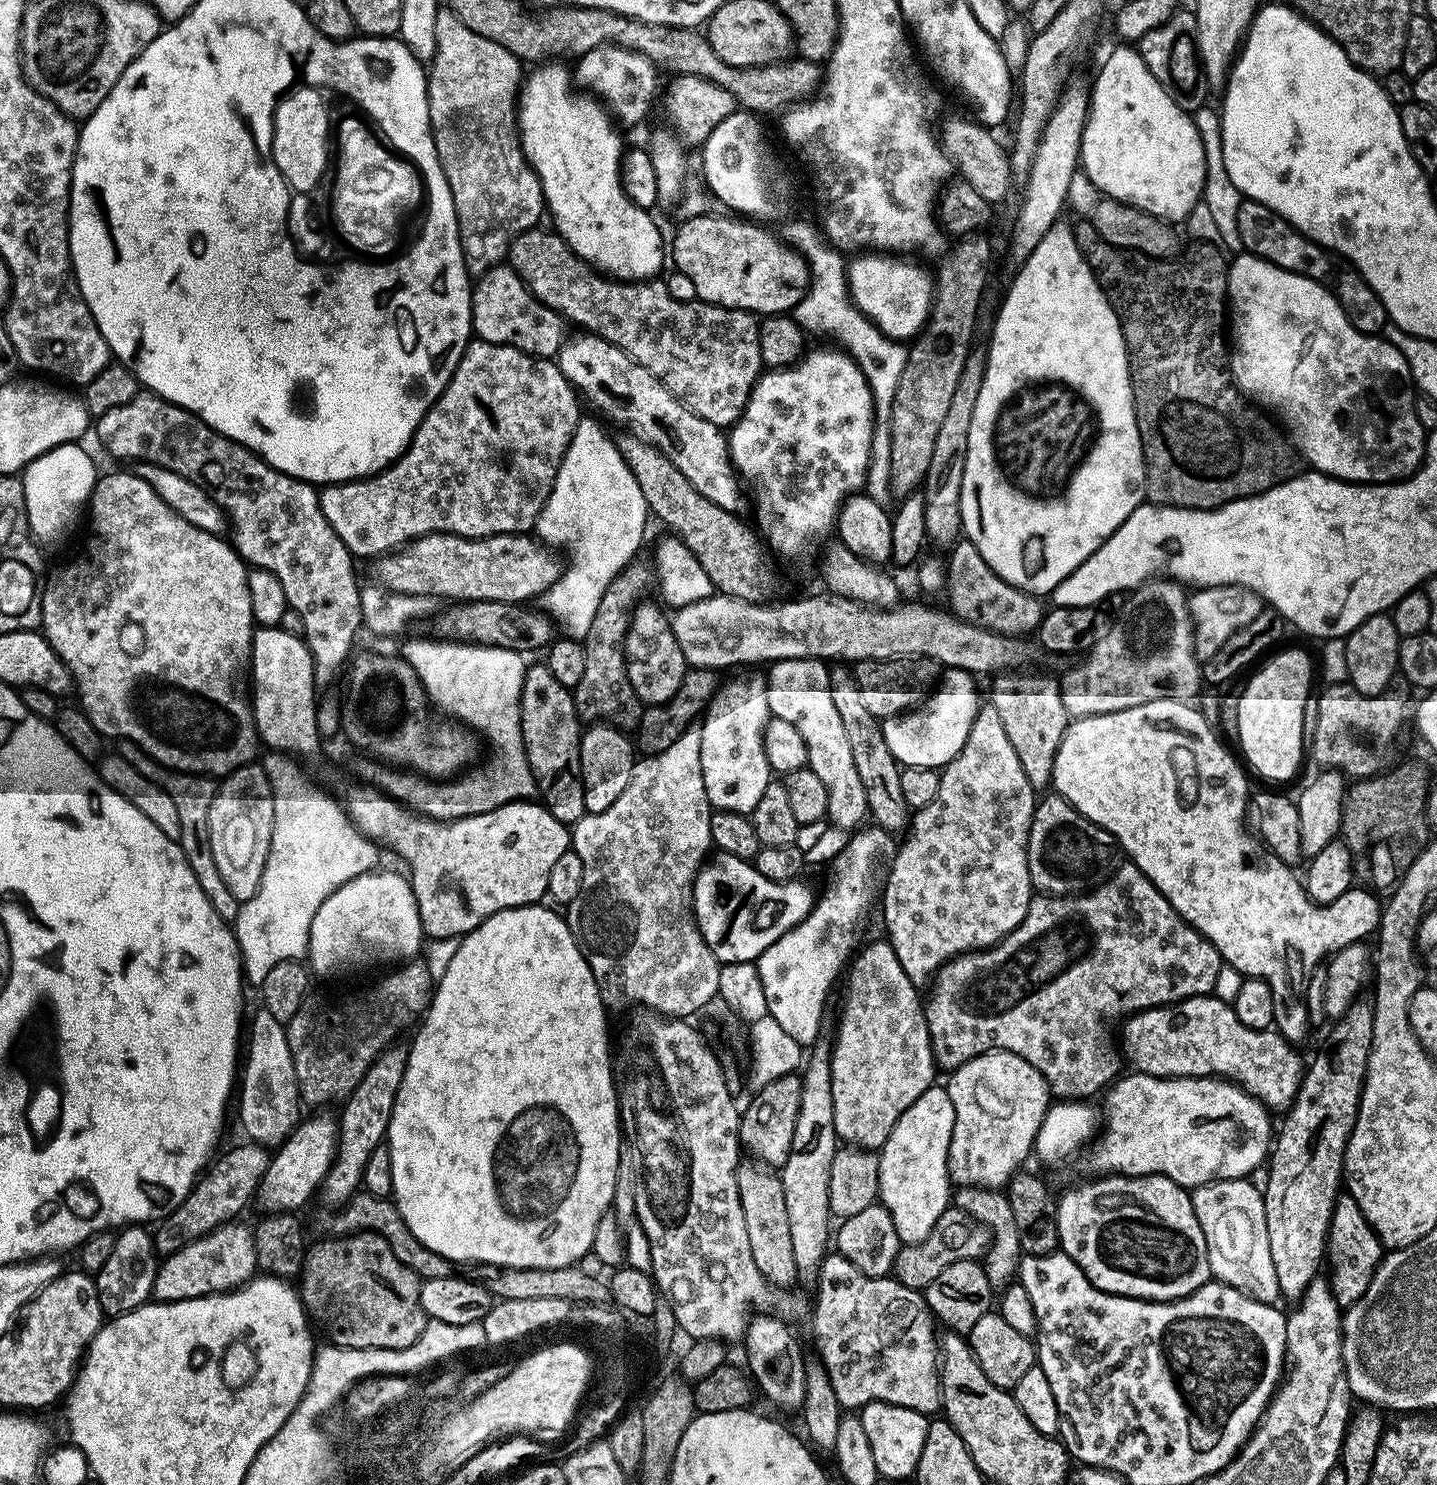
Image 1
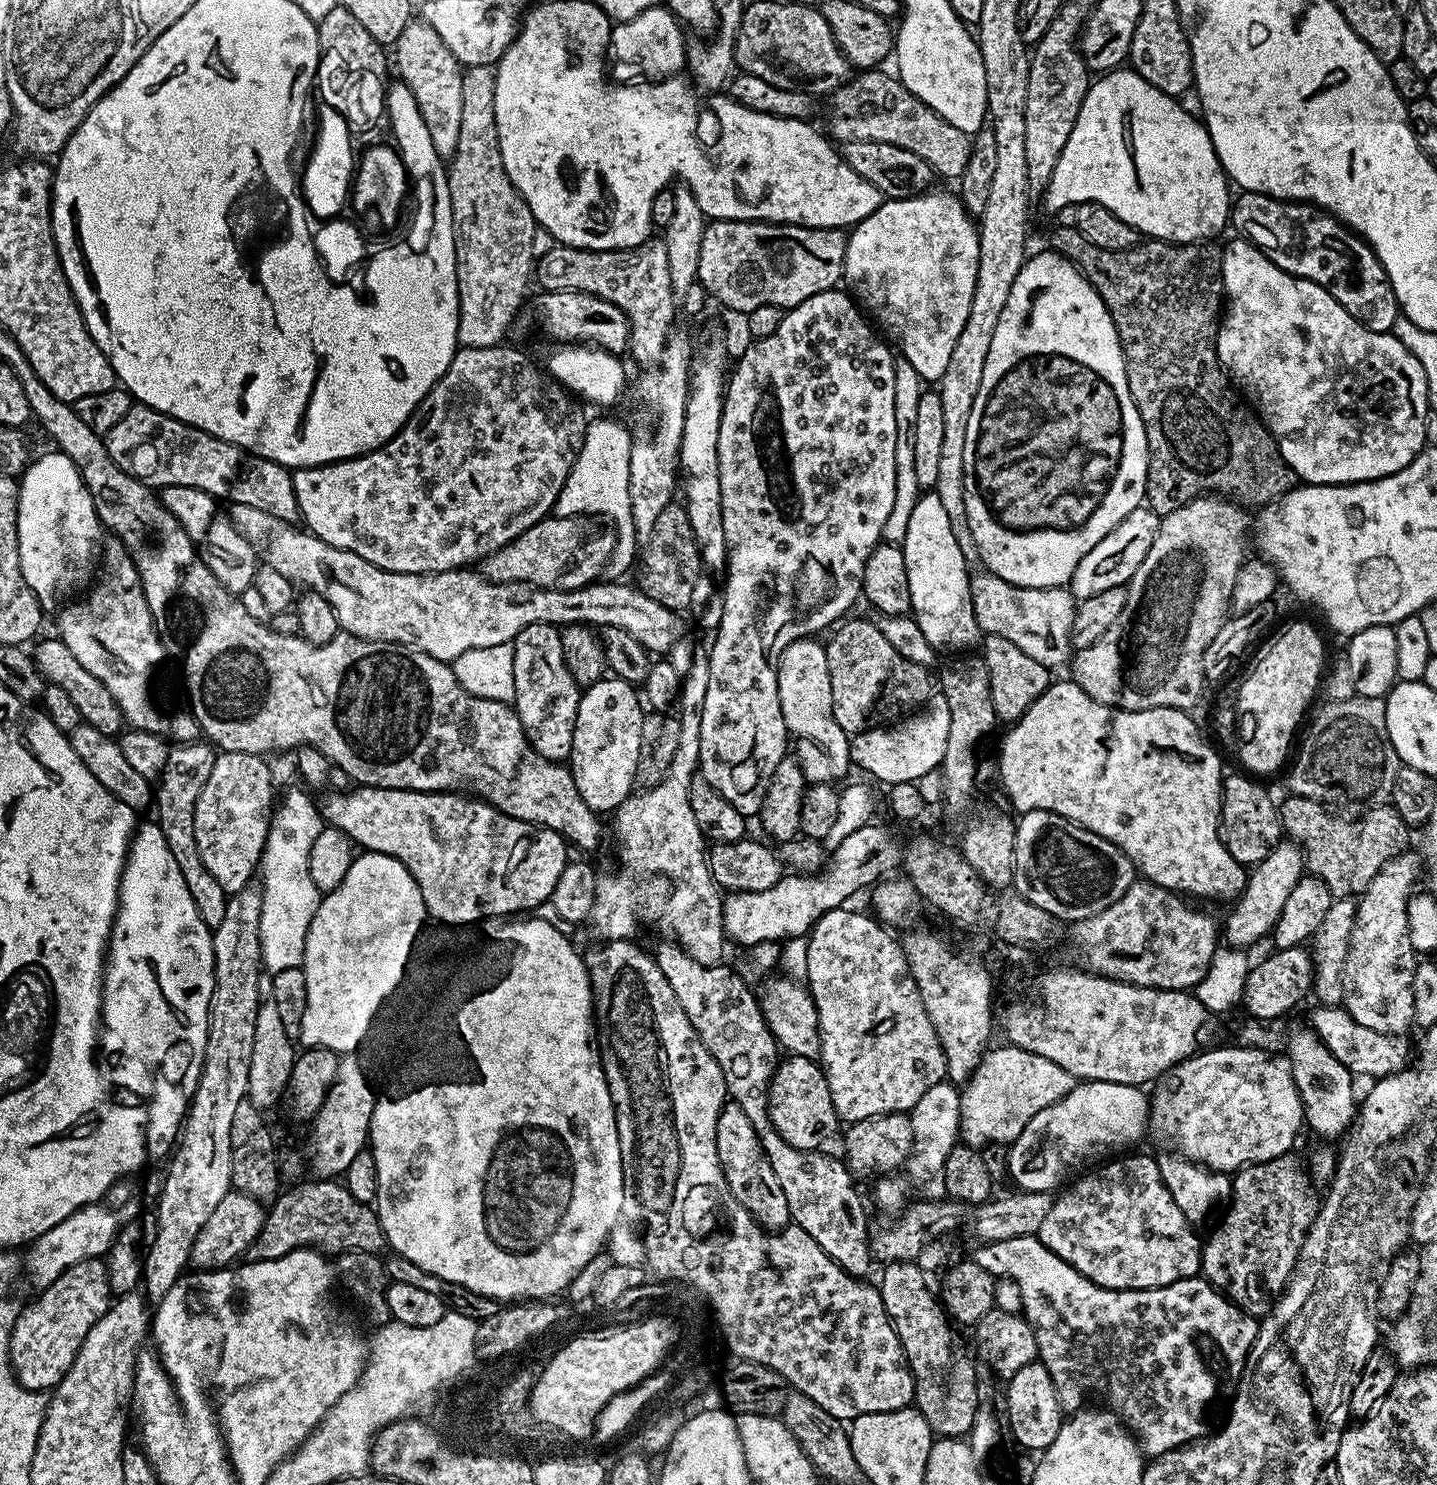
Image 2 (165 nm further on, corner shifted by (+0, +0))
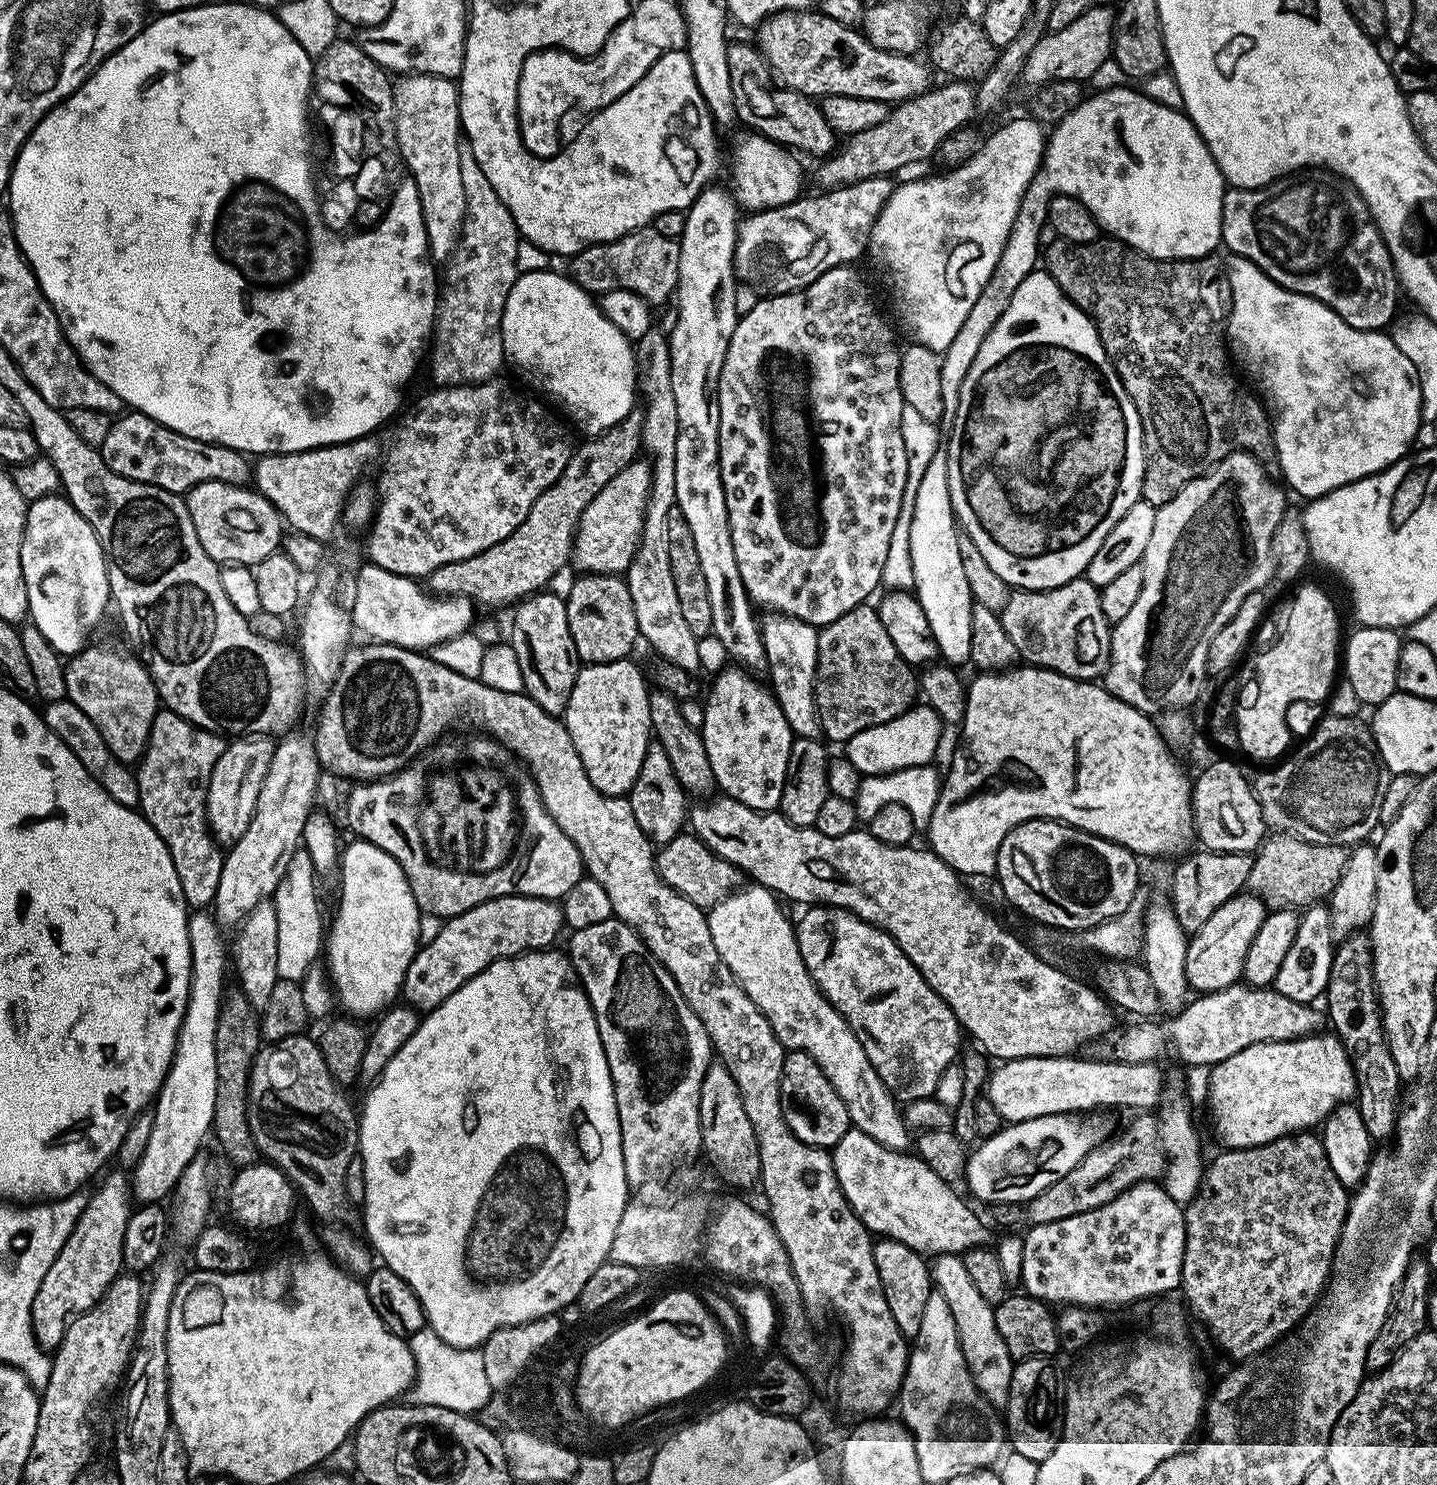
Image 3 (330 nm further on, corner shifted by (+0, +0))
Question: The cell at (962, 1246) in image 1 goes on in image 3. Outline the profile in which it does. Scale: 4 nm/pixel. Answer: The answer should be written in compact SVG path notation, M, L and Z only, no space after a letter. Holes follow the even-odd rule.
M1144 1110L1128 1124L1128 1129L1119 1136L1111 1138L1092 1148L1058 1182L1046 1186L1034 1197L1027 1201L1026 1220L1029 1225L1045 1224L1046 1222L1062 1222L1062 1218L1074 1218L1074 1214L1086 1214L1086 1210L1098 1210L1098 1206L1106 1206L1106 1202L1114 1202L1118 1194L1130 1190L1130 1186L1145 1182L1156 1182L1164 1175L1166 1161L1160 1148L1158 1138L1157 1117L1151 1111Z

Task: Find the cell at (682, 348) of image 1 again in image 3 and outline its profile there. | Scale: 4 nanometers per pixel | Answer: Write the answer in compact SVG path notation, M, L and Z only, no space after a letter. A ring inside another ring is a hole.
M655 226L637 228L617 240L605 244L590 244L571 257L570 275L579 288L590 294L610 290L630 290L638 294L647 304L659 306L673 299L676 291L676 267L680 257L680 245L675 240L658 234Z

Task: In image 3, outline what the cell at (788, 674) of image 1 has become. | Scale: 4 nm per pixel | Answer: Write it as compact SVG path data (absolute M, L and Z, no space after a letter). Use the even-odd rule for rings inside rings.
M768 614L765 617L762 620L762 635L768 659L767 675L772 676L770 681L772 694L779 702L782 714L793 733L797 737L817 739L821 735L814 694L818 666L817 625L796 620L793 616Z

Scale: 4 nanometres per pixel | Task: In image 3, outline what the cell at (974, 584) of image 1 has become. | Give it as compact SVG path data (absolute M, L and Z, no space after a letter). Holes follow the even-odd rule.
M1087 578L1045 592L1013 591L998 615L1007 636L1029 665L1089 682L1099 681L1108 668L1112 628L1102 614L1100 589Z

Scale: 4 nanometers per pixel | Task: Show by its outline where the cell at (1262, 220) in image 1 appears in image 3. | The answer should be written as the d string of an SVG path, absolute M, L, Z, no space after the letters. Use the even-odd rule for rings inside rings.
M1304 174L1281 184L1267 184L1263 189L1229 187L1222 202L1220 238L1232 256L1254 262L1278 286L1330 306L1334 314L1358 330L1378 332L1393 323L1398 281L1392 255L1359 190L1335 174ZM1264 195L1272 197L1264 200Z

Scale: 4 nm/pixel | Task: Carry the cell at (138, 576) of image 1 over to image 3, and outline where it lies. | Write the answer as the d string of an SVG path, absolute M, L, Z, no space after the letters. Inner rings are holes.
M202 482L186 493L188 513L198 530L202 550L221 566L246 564L255 566L266 554L277 551L282 544L282 517L274 505L260 492L248 486L226 482Z

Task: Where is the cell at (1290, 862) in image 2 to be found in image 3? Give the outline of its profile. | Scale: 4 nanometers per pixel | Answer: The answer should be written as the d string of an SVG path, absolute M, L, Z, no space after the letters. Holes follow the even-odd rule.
M1251 894L1232 896L1189 939L1186 950L1186 978L1188 987L1193 993L1217 992L1226 986L1237 983L1244 975L1246 950L1258 934L1266 915L1265 905L1260 897Z

